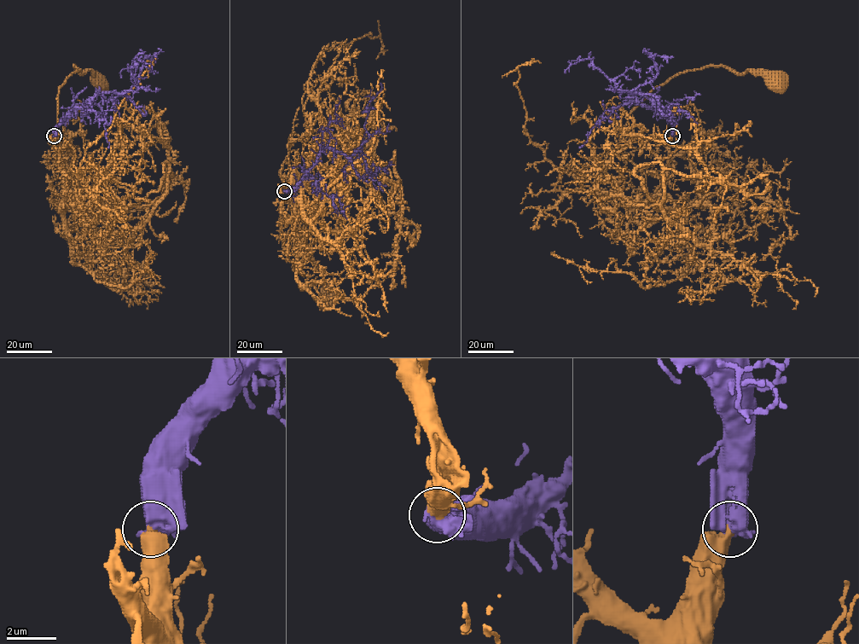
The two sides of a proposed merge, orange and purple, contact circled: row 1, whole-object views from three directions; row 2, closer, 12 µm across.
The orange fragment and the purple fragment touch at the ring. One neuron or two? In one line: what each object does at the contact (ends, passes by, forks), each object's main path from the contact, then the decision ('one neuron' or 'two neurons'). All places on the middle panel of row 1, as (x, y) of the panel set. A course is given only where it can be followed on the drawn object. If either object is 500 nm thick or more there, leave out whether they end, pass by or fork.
course orange (285, 191), (298, 176), (305, 142), (296, 134), (289, 138), (289, 173), (310, 211), (306, 249), (329, 294); course purple (285, 191), (290, 191), (303, 177), (322, 149), (351, 156), (366, 141), (365, 109), (382, 89), (380, 84); one neuron

